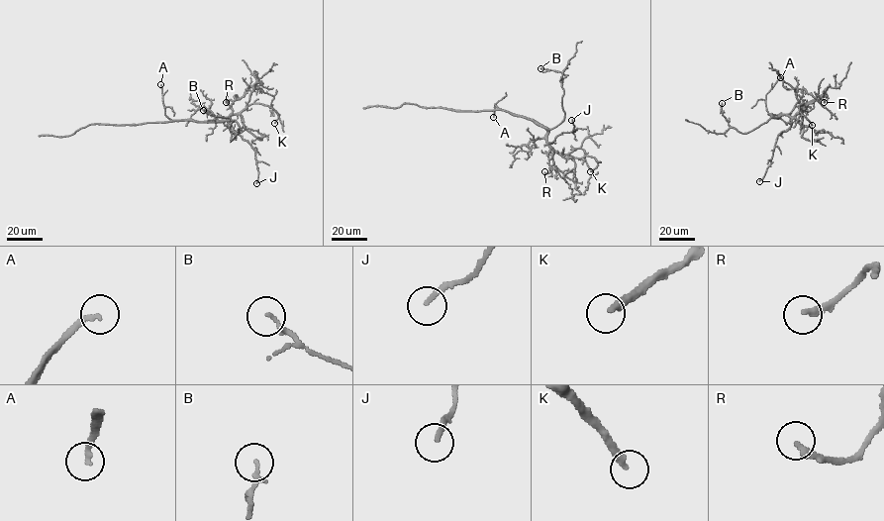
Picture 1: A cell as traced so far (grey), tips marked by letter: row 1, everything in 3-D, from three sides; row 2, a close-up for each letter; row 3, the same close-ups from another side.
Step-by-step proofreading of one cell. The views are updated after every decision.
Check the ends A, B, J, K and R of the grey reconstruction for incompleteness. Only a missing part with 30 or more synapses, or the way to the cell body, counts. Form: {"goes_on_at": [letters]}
{"goes_on_at": ["A", "K"]}

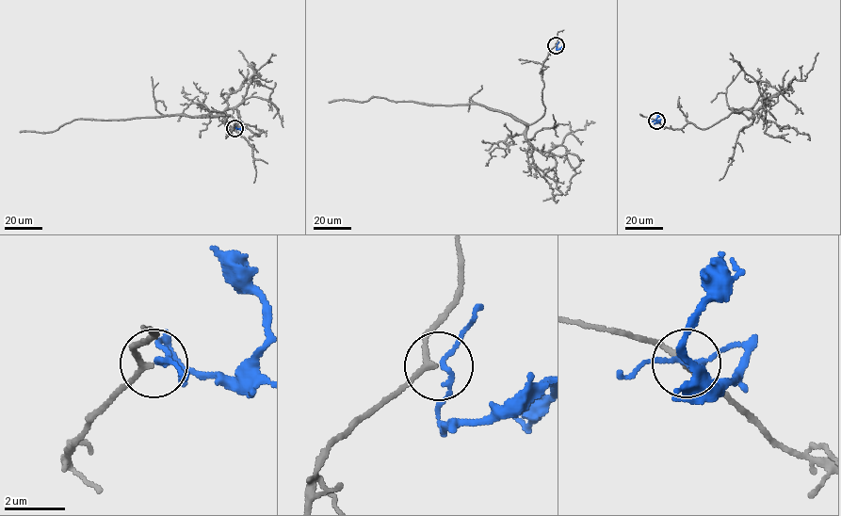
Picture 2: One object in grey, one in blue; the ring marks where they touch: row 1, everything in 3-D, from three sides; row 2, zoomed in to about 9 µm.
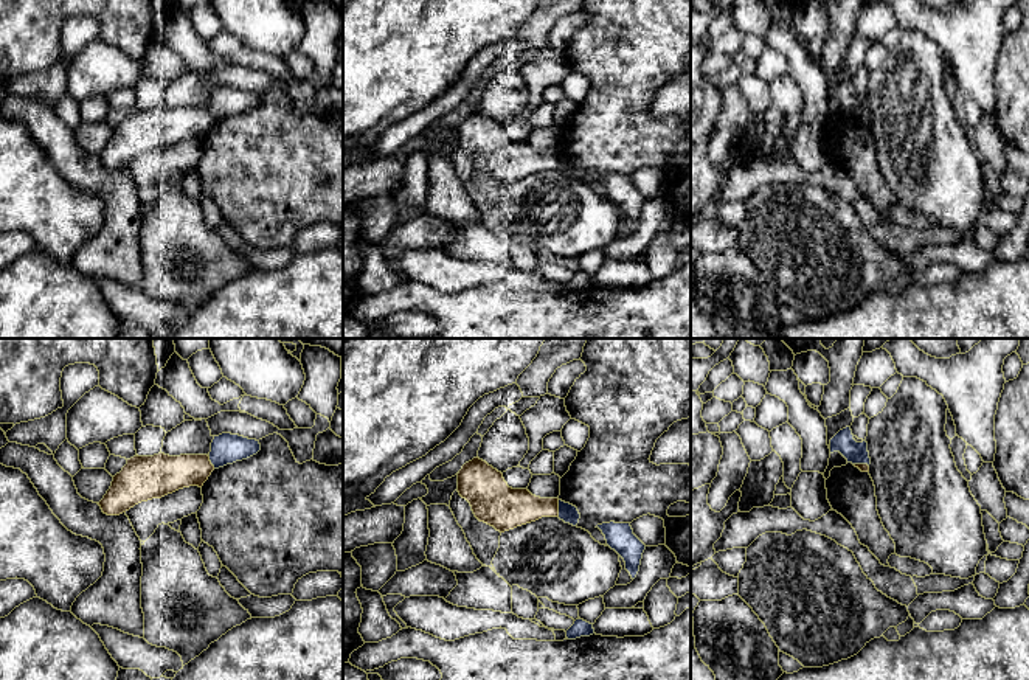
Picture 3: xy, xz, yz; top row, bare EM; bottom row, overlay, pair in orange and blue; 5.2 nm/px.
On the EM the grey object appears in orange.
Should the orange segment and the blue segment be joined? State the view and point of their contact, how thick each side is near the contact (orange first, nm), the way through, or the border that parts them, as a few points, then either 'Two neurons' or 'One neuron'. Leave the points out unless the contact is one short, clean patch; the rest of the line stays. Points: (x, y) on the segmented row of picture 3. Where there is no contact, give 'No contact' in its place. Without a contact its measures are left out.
Touches orange at xz (557, 508). Thickness 200 nm (orange) against 90 nm. Boundary: xz (557, 500), (559, 516). Two neurons

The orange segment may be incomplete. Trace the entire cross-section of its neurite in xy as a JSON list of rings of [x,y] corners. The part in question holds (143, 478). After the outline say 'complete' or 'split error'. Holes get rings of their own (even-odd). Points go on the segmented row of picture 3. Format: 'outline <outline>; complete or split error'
outline [[[137,455],[113,477],[110,489],[98,505],[104,514],[120,515],[141,501],[189,486],[202,487],[213,470],[208,455]]]; complete

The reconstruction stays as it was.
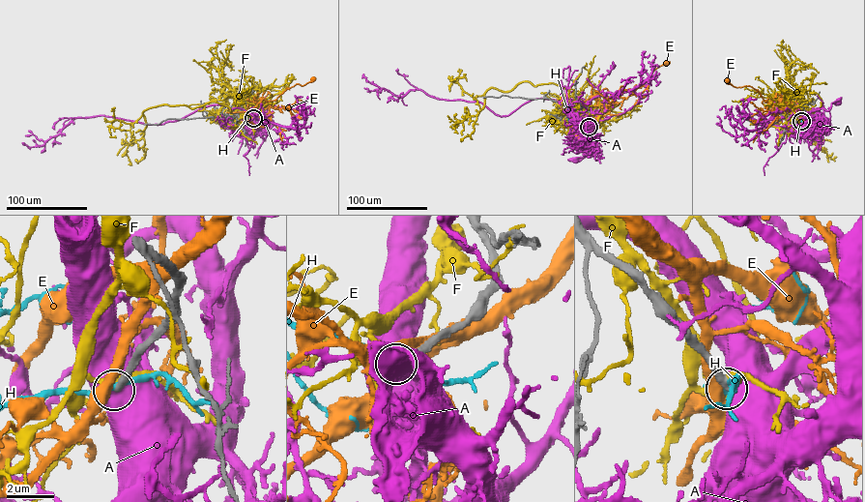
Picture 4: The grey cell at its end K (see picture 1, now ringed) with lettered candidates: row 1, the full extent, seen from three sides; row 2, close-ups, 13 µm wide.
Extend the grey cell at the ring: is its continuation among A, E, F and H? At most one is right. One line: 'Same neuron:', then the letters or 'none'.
Same neuron: none

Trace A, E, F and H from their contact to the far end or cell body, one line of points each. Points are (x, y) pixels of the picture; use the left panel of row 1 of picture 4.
A: (253, 118), (257, 102), (243, 97)
E: (253, 118), (264, 103), (275, 101), (296, 84), (302, 86), (313, 78)
F: (253, 118), (248, 102), (239, 96), (230, 111), (214, 102), (147, 108), (143, 136), (125, 155), (131, 165)
H: (253, 118), (230, 127), (234, 129)

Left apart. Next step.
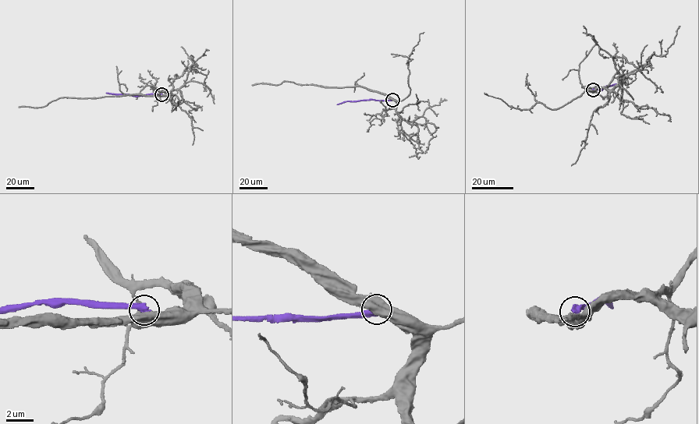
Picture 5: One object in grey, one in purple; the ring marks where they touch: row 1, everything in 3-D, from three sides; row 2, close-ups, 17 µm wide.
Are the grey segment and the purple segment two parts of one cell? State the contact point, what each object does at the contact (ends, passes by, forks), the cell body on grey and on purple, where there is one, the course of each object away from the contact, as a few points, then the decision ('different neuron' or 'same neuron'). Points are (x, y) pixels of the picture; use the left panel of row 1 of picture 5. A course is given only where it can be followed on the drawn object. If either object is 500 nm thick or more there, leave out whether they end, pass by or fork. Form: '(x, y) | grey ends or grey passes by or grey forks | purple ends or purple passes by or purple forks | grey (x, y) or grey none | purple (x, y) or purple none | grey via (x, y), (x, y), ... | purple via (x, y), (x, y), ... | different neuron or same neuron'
(161, 94) | grey none | purple none | grey via (161, 94), (60, 97), (42, 107), (19, 107) | purple via (161, 94), (132, 96), (106, 93) | different neuron

